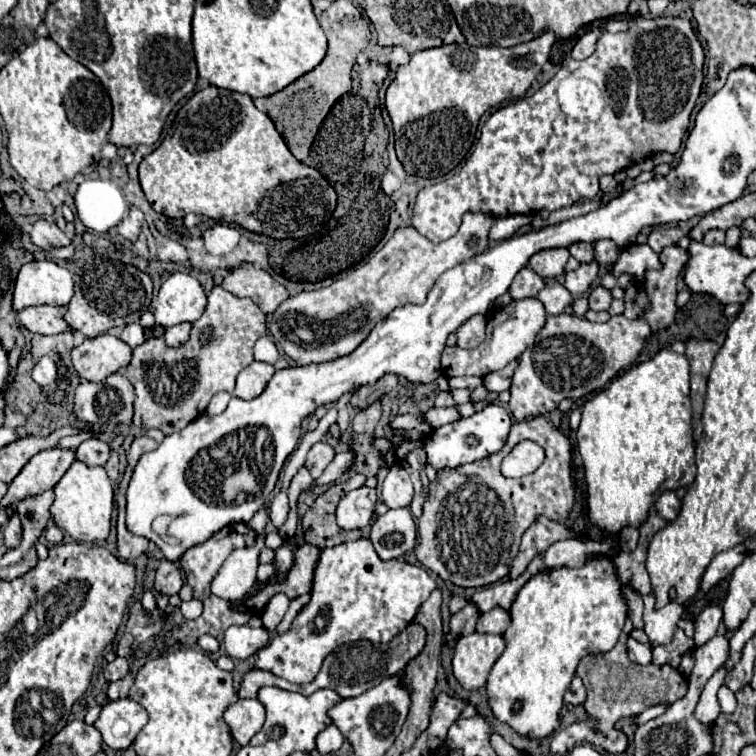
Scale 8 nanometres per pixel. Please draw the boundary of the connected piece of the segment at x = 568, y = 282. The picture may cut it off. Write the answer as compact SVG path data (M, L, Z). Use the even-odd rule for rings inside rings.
M594 261L592 263L584 263L576 271L570 271L570 273L564 275L564 287L574 297L578 297L578 295L582 295L582 293L586 293L590 289L592 281L596 279L596 275L598 275L598 265Z

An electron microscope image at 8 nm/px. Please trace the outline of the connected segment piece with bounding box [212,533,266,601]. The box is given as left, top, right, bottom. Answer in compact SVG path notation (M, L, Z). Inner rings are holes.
M264 533L258 535L252 547L236 549L224 561L224 565L212 579L212 593L216 597L226 599L226 601L240 601L252 591L256 583L258 557L260 557L260 551L266 547L264 537L266 537Z

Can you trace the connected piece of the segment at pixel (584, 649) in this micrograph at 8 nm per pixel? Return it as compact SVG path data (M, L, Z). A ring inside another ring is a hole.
M608 555L590 557L582 567L568 569L568 567L554 567L534 575L518 593L510 609L510 627L504 633L506 649L496 661L490 671L486 691L488 703L496 719L508 723L520 735L530 737L546 737L560 727L560 709L562 697L568 689L576 667L582 657L608 653L626 623L628 605L622 595L622 585L616 575L614 561Z

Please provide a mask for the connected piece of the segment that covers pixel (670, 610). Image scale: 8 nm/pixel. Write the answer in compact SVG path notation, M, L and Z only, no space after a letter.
M642 595L644 601L644 631L652 641L652 647L672 641L676 623L684 611L684 605L668 603L662 609L654 609L654 595Z

